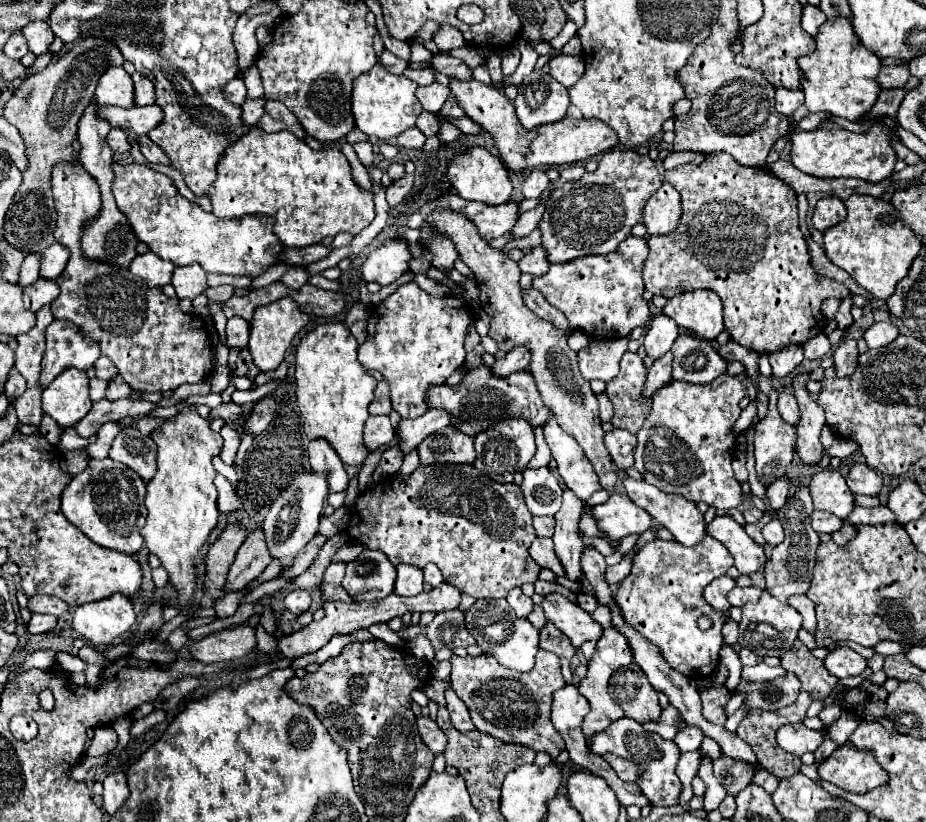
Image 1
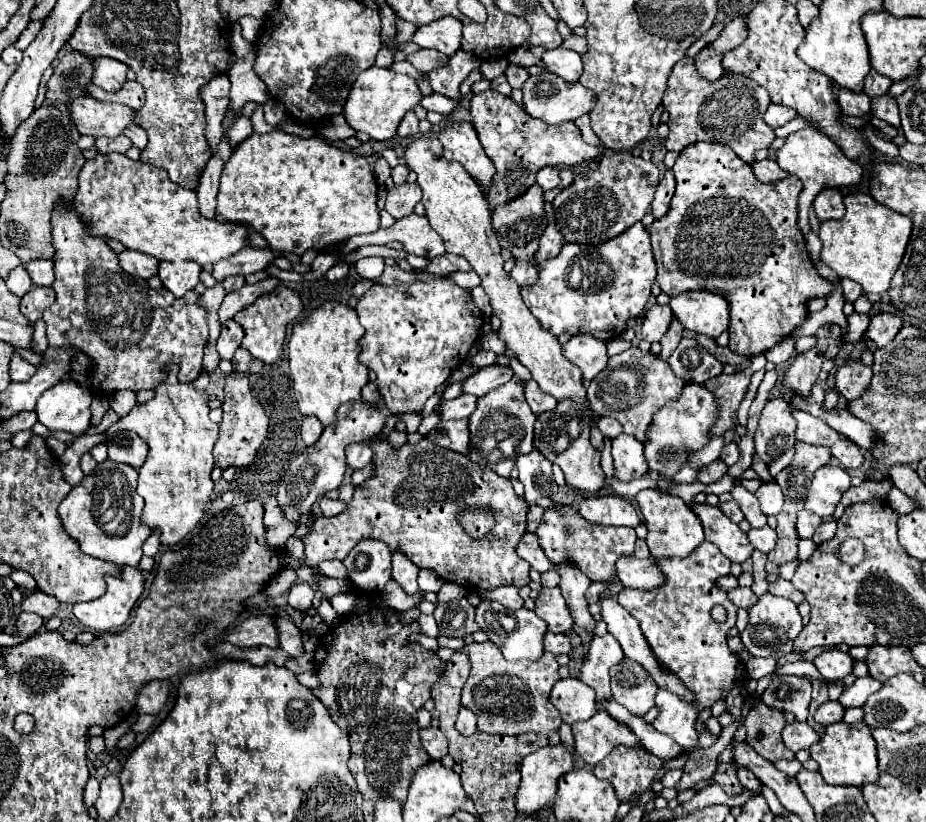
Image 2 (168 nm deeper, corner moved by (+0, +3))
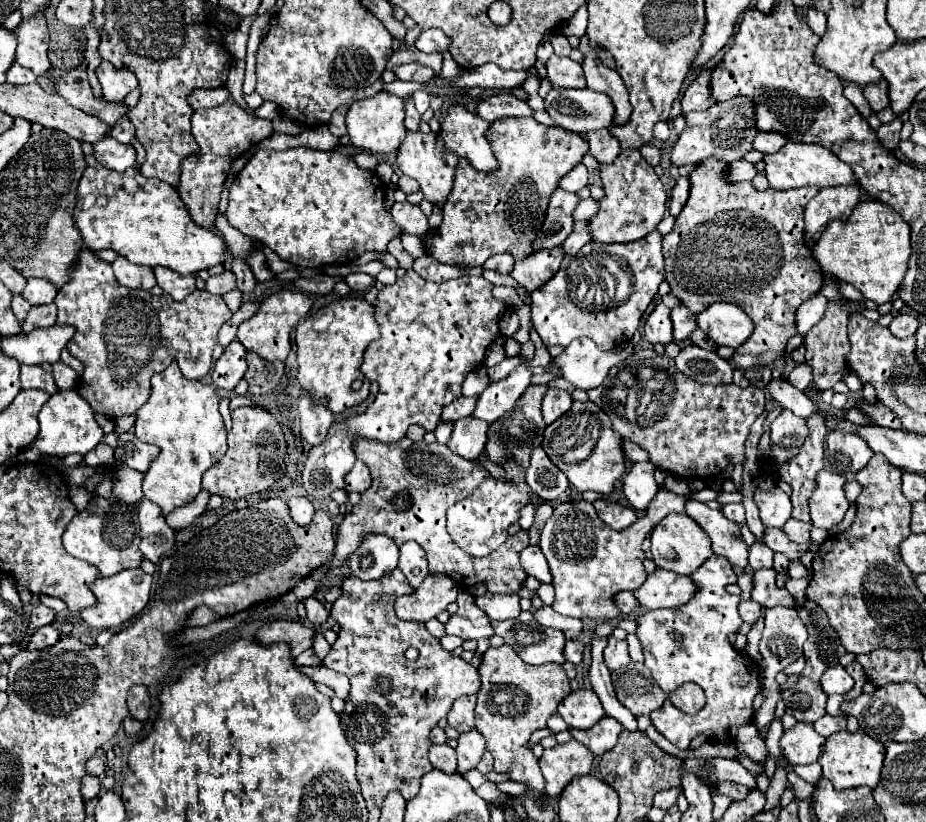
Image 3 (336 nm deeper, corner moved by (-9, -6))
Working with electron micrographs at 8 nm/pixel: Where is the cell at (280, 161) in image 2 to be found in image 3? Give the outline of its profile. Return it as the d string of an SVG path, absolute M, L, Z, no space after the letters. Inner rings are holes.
M305 146L283 152L257 150L233 180L225 216L233 228L253 240L263 242L289 264L305 268L349 264L363 252L385 252L387 244L403 234L401 226L393 222L393 216L383 210L385 192L387 186L375 172L359 168L351 156L345 156L339 150L323 152Z

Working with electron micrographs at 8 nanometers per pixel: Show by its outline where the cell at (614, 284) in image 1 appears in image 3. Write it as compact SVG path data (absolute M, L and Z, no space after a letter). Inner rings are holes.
M655 230L641 238L641 242L589 242L573 258L565 256L557 274L545 286L531 292L531 324L545 346L567 346L581 336L591 338L601 350L613 350L629 342L639 328L643 312L657 294L657 286L665 278L661 242L663 236Z

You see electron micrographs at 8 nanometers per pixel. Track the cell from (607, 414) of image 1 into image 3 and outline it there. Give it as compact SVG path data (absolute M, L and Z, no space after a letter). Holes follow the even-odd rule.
M629 440L623 442L623 450L625 450L625 454L627 454L627 458L631 462L649 462L649 454L641 446L637 446L637 444L629 442Z

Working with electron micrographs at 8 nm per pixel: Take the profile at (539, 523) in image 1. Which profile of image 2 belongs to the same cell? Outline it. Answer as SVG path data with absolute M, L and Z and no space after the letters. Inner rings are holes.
M532 505L532 507L528 509L528 531L530 531L530 533L536 533L536 529L540 527L542 515L544 515L544 509L542 509L540 505Z

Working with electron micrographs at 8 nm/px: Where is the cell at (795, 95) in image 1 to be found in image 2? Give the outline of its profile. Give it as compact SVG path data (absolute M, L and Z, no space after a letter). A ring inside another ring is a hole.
M772 103L772 105L768 107L766 115L764 115L764 121L776 129L776 127L786 125L786 123L788 123L790 119L794 119L796 115L798 115L798 113L796 113L794 109L788 109L786 105L776 105L776 103Z

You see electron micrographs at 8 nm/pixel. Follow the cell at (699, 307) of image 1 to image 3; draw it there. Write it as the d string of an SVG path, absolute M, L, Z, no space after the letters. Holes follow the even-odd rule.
M719 302L697 314L697 326L719 346L739 348L751 334L753 322L737 306L729 302Z

